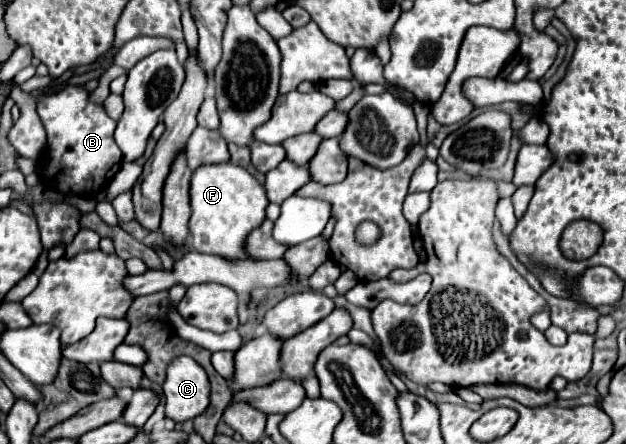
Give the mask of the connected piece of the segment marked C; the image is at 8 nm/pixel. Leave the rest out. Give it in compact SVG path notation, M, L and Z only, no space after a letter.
M175 357L161 387L167 401L165 413L177 423L197 417L209 405L207 373L191 357Z

